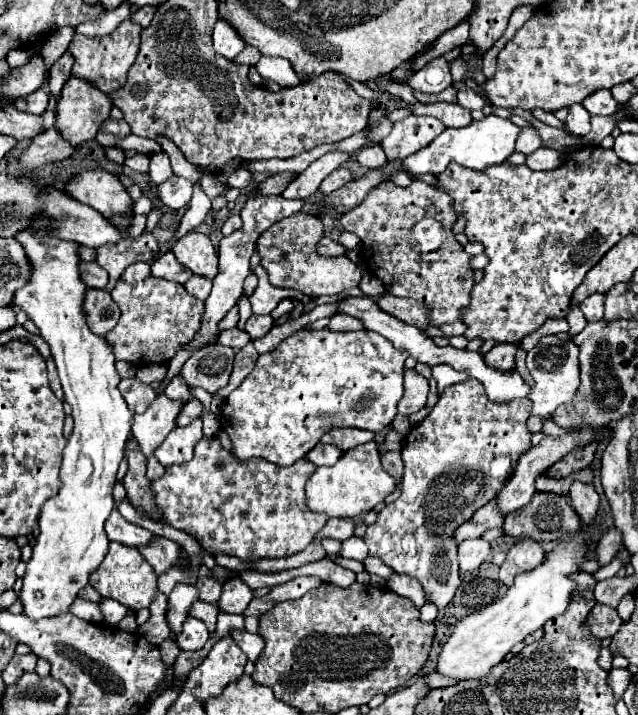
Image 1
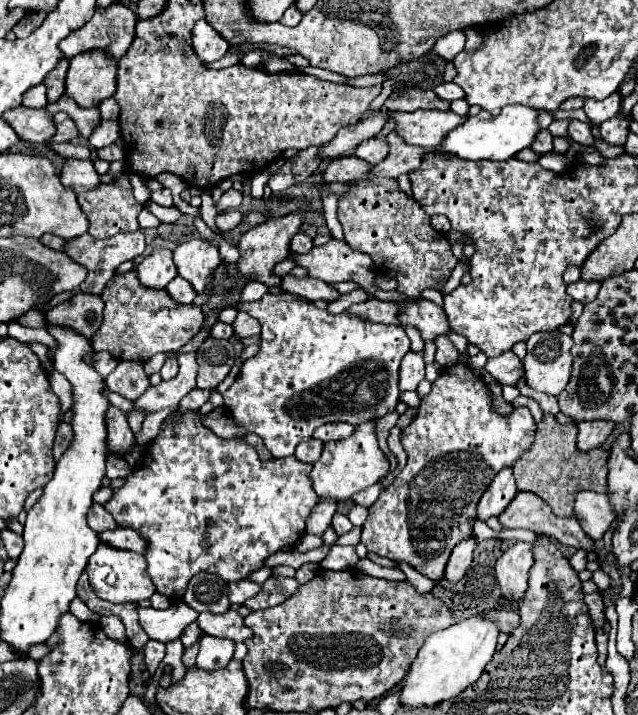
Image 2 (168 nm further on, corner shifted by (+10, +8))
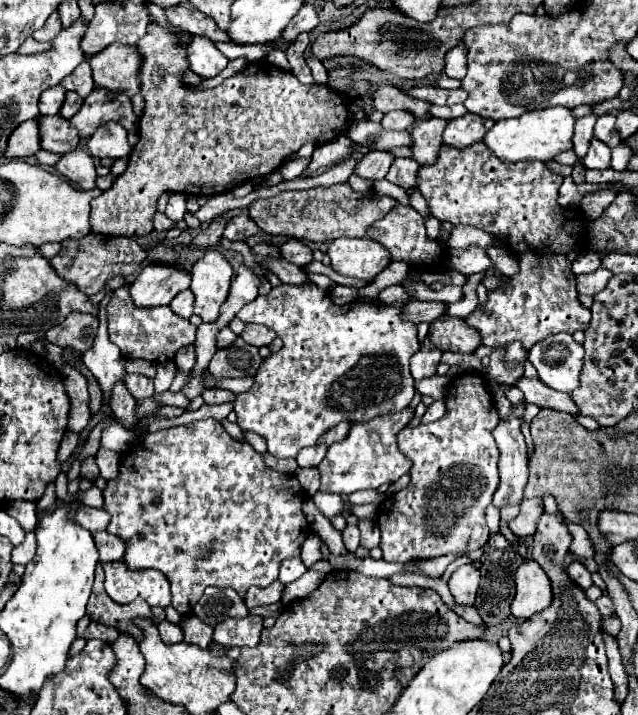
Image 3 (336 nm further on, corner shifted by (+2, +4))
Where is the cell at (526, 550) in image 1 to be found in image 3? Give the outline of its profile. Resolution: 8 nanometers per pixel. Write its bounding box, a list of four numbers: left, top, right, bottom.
[510,560,552,620]

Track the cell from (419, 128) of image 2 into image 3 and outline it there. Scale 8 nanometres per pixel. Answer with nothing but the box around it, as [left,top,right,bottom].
[442,114,486,148]

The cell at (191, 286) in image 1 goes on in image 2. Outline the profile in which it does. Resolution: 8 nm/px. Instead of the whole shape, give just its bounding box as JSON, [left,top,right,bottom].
[166,276,196,304]

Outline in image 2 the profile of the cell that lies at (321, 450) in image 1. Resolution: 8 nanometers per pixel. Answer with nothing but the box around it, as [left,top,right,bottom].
[294,438,324,462]

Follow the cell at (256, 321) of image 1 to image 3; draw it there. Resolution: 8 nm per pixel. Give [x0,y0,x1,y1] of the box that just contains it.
[242,324,276,348]

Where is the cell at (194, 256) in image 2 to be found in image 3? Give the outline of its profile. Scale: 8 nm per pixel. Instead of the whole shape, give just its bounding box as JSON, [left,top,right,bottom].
[190,250,232,322]

